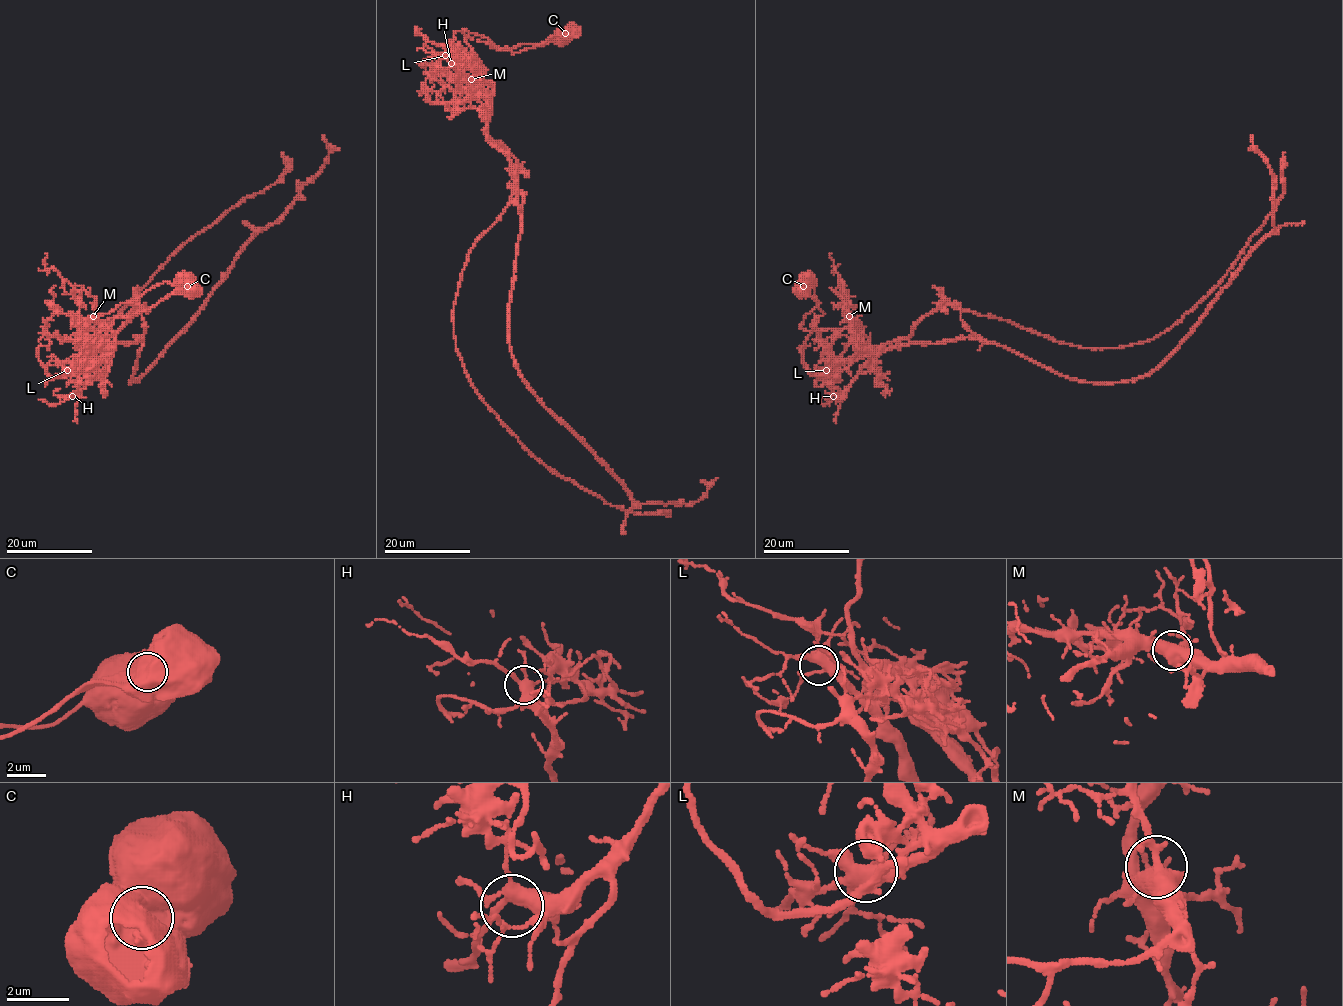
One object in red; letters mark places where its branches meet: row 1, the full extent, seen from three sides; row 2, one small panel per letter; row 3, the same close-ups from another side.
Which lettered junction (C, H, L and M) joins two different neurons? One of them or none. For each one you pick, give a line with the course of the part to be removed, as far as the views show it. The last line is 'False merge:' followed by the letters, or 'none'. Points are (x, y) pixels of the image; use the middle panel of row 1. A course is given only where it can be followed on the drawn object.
C: (566, 32), (513, 53), (455, 31), (520, 170), (453, 334), (531, 454), (660, 514)
False merge: C

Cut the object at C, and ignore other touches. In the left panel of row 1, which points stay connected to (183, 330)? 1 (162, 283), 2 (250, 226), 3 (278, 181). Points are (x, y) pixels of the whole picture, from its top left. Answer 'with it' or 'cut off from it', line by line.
1: with it
2: with it
3: cut off from it

